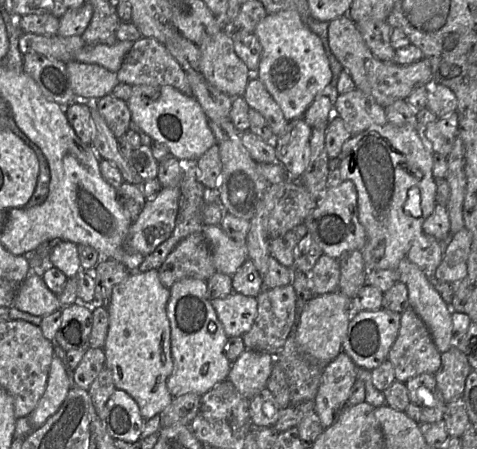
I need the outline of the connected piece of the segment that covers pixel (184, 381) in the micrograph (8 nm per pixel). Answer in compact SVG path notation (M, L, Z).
M184 278L174 283L169 290L170 298L166 306L166 313L170 322L173 370L167 379L166 386L172 397L190 393L201 396L228 378L232 366L232 363L225 355L228 337L217 317L216 311L210 303L206 281Z

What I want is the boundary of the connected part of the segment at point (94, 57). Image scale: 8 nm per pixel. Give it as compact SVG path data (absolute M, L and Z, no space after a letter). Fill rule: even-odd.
M117 40L113 45L85 45L76 53L75 60L89 64L99 64L110 71L117 72L132 48L134 42Z

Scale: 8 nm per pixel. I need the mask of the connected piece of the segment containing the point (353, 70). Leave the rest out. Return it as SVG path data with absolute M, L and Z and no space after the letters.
M341 16L328 22L328 42L336 59L352 77L356 88L370 95L382 107L398 100L406 100L415 89L435 83L431 64L424 57L409 65L376 58L365 44L356 23L349 16Z

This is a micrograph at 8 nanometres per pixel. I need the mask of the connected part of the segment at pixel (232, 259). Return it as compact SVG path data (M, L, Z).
M203 225L202 233L210 245L216 271L232 277L248 259L246 242L234 241L220 225Z

